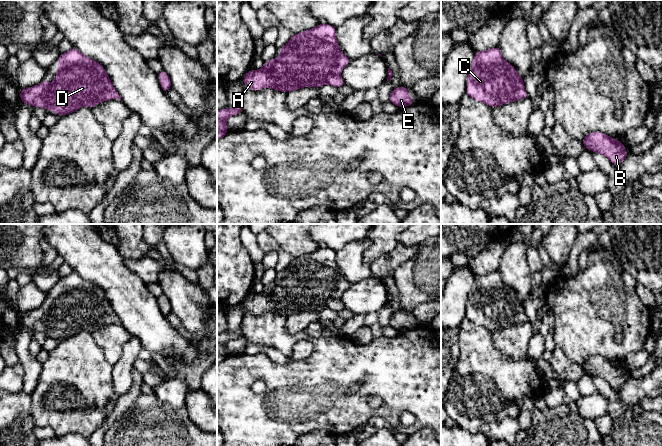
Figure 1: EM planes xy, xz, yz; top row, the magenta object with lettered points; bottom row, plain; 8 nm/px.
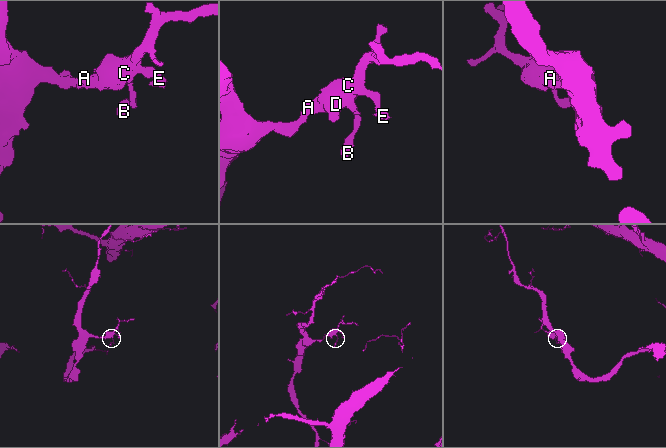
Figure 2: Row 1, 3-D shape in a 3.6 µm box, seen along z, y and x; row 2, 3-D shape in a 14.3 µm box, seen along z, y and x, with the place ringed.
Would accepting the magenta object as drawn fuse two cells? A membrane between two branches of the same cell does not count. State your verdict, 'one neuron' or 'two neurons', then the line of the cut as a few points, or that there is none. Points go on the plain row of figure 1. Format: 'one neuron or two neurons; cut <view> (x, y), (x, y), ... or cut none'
one neuron; cut none

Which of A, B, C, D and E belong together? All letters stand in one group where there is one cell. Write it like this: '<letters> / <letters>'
A B C D E

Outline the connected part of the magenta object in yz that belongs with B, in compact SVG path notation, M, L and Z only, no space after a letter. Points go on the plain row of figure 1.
M592 356L581 363L585 372L606 380L615 390L623 386L628 378L625 369L602 356Z

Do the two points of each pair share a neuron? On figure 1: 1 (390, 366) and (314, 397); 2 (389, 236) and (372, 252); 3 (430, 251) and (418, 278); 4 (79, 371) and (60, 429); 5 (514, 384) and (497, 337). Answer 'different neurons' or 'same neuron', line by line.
1: same neuron
2: same neuron
3: same neuron
4: same neuron
5: different neurons

